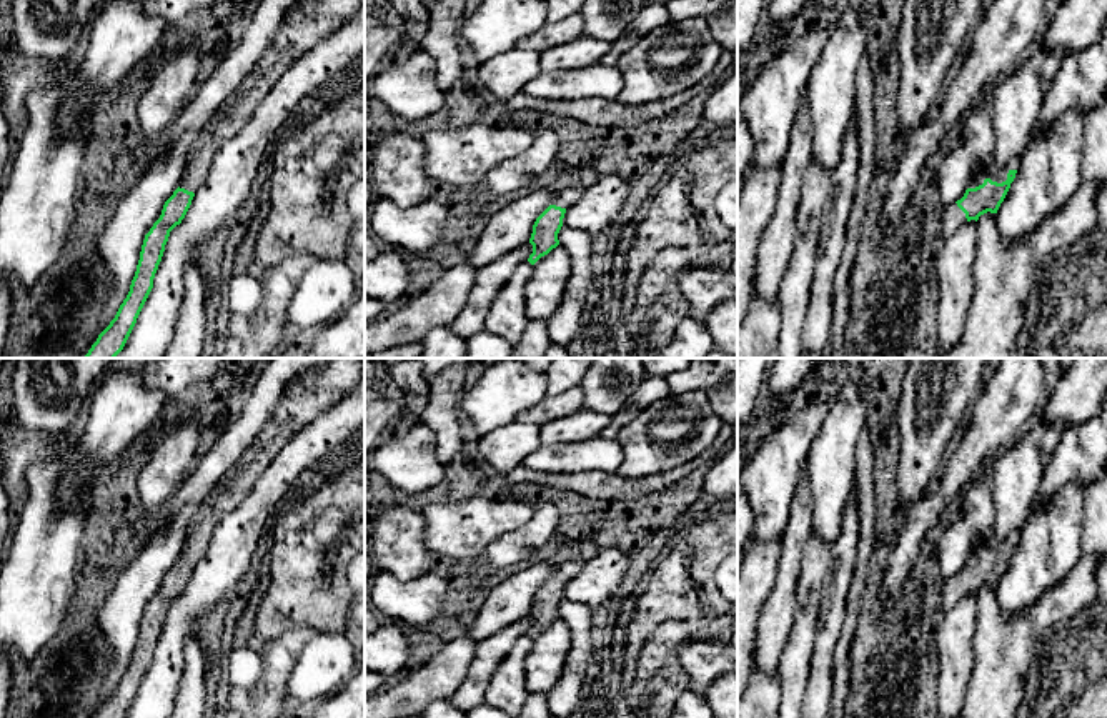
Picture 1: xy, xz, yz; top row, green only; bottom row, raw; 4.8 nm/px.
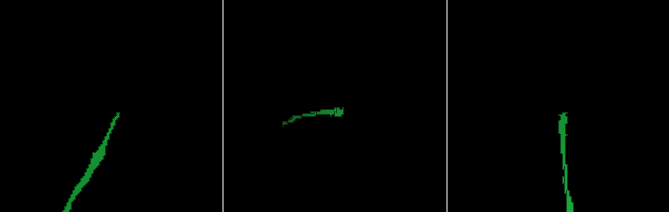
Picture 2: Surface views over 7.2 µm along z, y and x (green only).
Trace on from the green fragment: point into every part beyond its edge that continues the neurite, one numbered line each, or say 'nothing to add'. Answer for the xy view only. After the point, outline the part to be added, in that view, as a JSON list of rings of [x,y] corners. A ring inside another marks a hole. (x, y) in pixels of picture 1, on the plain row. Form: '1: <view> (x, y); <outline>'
1: xy (315, 392); [[[335,358],[323,370],[303,373],[263,425],[256,441],[203,501],[188,526],[180,561],[196,566],[216,525],[251,491],[278,451],[311,420],[335,406],[363,373],[363,358]]]

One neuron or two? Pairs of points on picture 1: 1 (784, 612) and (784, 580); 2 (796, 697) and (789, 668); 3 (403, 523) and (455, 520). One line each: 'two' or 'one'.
1: one
2: one
3: two

